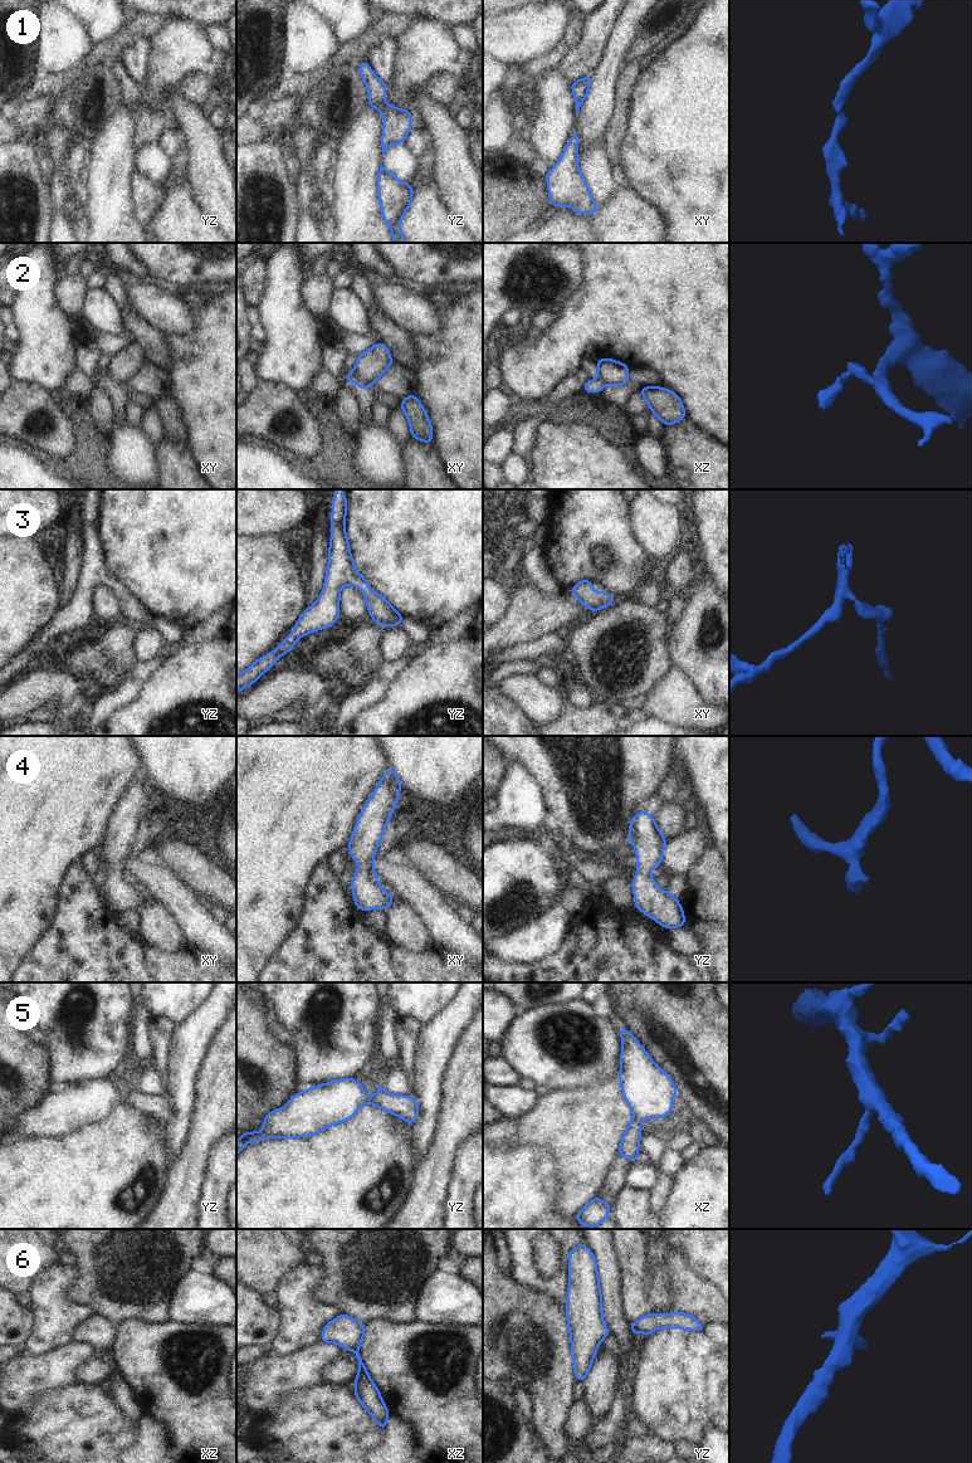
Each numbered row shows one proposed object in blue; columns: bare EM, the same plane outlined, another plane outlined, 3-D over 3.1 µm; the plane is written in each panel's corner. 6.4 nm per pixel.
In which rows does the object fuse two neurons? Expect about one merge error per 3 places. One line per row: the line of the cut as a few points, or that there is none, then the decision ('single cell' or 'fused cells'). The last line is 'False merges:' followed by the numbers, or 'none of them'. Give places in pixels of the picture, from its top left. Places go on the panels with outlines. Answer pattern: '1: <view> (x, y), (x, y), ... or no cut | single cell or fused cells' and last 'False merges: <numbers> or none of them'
1: no cut | single cell
2: xz (597, 378), (602, 384) | fused cells
3: no cut | single cell
4: no cut | single cell
5: no cut | single cell
6: no cut | single cell
False merges: 2

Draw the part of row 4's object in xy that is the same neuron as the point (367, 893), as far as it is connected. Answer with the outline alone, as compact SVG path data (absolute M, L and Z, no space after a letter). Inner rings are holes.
M390 767L377 784L372 796L360 814L347 848L358 864L351 883L355 904L363 912L372 908L385 910L392 903L375 874L373 857L385 828L394 815L394 808L401 789L396 772Z

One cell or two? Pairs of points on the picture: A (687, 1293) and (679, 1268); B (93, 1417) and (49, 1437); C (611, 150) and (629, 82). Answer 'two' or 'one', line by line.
A: one
B: one
C: one

